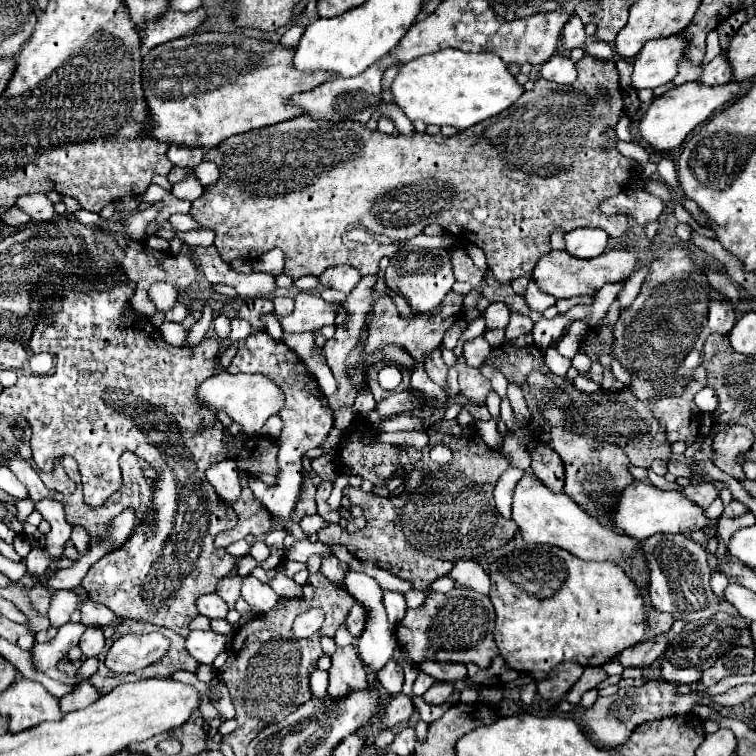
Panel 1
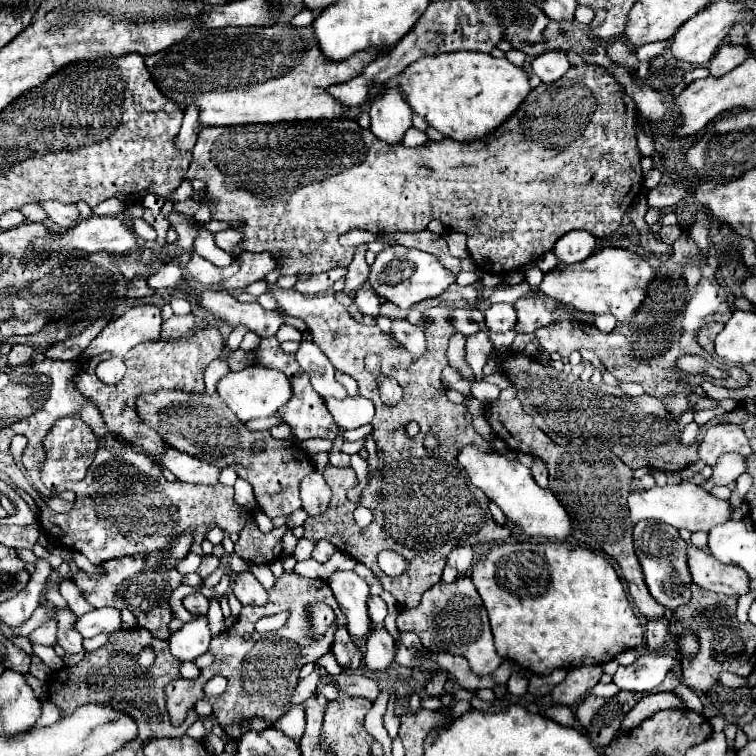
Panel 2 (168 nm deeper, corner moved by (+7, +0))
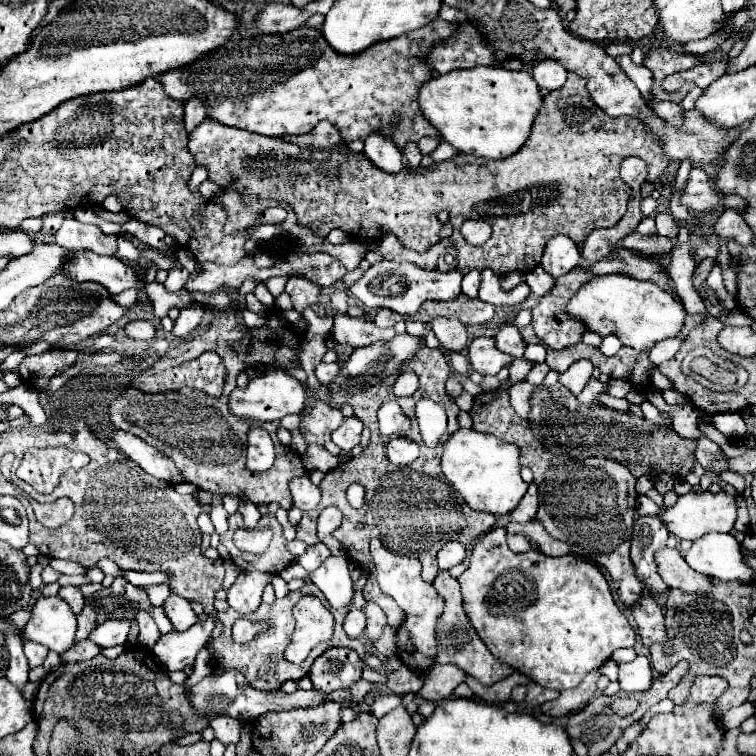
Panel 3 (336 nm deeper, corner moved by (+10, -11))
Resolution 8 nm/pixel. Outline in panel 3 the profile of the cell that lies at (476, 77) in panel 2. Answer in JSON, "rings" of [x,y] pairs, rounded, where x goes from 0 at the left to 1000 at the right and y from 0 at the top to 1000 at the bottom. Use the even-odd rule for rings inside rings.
{"rings":[[[630,87],[561,108],[553,119],[553,138],[561,156],[582,175],[582,183],[606,201],[661,212],[690,196],[717,127],[704,98],[696,93]]]}

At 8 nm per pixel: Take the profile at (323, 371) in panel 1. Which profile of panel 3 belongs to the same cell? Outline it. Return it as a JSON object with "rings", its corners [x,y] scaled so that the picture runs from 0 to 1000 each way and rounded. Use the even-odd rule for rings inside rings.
{"rings":[[[471,550],[455,553],[450,566],[439,571],[439,585],[452,593],[452,601],[463,601],[463,595],[476,585],[476,574],[481,569],[481,561]]]}

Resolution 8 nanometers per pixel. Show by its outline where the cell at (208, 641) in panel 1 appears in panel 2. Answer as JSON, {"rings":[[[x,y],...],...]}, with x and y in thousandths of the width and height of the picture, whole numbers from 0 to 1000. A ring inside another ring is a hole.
{"rings":[[[258,816],[221,845],[226,866],[237,874],[258,874],[276,858],[279,832],[274,816]]]}

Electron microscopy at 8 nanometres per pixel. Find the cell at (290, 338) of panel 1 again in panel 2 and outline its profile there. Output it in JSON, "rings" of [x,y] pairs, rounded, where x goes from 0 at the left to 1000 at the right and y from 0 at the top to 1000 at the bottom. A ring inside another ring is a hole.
{"rings":[[[398,451],[398,462],[393,464],[393,478],[396,483],[409,493],[411,509],[425,525],[443,525],[443,528],[456,528],[459,517],[451,507],[443,504],[440,493],[443,485],[438,483],[435,472],[411,451]]]}

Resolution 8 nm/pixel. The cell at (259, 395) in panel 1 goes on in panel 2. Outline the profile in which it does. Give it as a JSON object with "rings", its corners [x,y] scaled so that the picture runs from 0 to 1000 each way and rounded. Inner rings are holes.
{"rings":[[[332,483],[316,493],[300,493],[287,507],[287,520],[308,541],[308,546],[324,560],[340,552],[356,552],[366,546],[366,541],[385,528],[385,507],[380,496],[369,493],[366,488],[353,488],[351,483]]]}

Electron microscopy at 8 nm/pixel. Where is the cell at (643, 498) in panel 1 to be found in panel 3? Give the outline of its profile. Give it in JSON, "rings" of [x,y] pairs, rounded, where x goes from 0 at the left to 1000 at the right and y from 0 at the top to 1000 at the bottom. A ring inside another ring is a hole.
{"rings":[[[910,651],[897,656],[892,669],[873,672],[870,683],[878,688],[878,696],[886,706],[892,706],[899,714],[923,714],[937,704],[966,704],[974,690],[974,664],[966,653],[952,651]]]}

